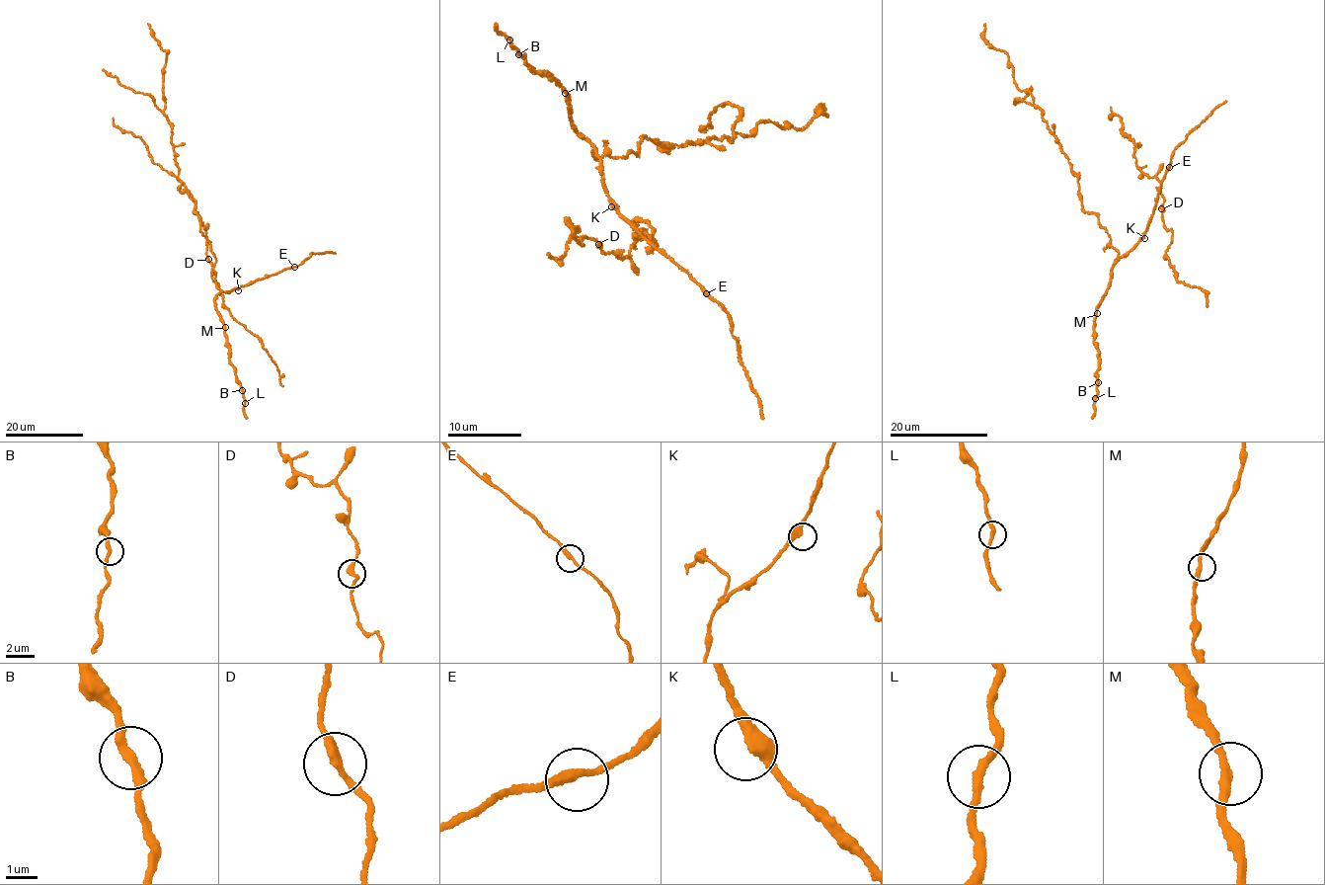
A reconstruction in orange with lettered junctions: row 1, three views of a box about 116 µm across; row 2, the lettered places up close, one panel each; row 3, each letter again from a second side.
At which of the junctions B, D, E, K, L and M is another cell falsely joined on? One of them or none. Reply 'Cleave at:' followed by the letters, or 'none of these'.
Cleave at: none of these

